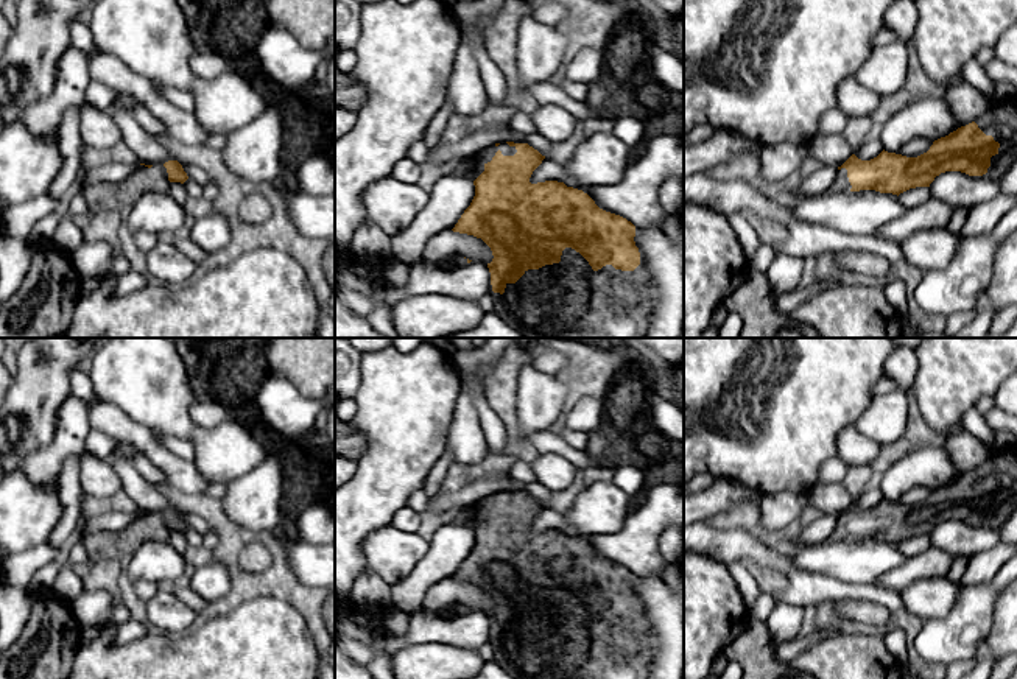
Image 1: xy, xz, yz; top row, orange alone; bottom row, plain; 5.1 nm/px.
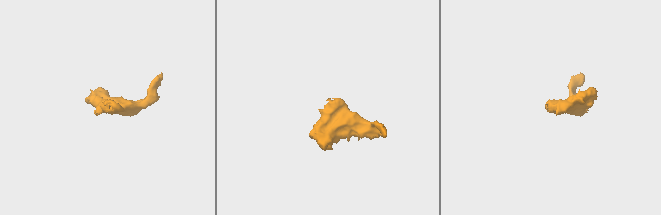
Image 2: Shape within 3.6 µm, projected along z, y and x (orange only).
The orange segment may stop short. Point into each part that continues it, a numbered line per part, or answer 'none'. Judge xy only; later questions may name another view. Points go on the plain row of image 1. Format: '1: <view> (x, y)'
1: xy (120, 545)

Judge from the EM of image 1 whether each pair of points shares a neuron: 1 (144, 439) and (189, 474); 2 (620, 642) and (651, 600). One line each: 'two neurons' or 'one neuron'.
1: one neuron
2: two neurons

